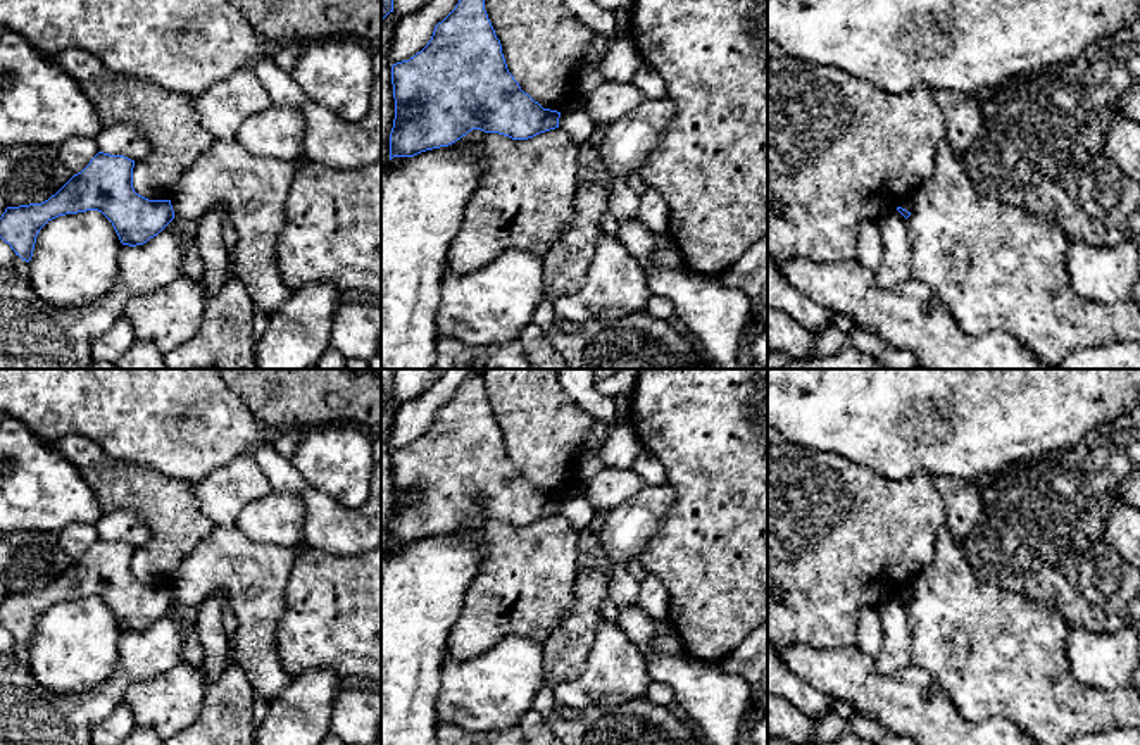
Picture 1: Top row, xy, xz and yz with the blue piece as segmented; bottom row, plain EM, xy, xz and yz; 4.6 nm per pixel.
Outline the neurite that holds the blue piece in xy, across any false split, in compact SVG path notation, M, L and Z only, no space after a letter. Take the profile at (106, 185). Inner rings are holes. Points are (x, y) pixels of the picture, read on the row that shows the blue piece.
M98 152L48 200L7 207L0 217L0 238L29 262L36 236L48 221L98 210L112 222L122 245L147 243L174 219L174 210L171 200L148 200L135 191L133 167L135 160L124 155Z

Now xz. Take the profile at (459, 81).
M459 0L435 26L431 40L421 52L391 66L391 85L395 119L390 133L390 160L448 147L473 129L528 140L559 128L561 112L543 109L509 72L485 0Z

